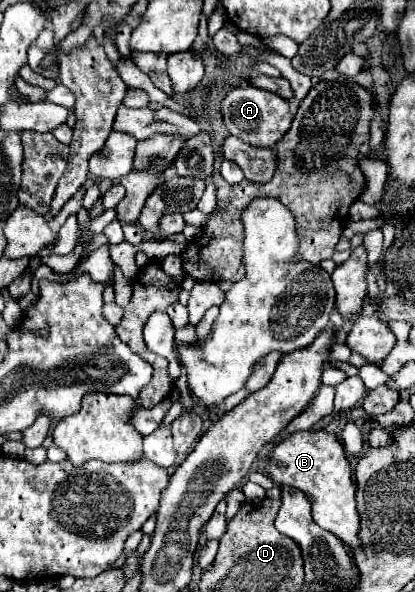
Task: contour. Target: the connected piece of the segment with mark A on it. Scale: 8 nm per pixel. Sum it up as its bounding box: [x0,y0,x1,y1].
[221,87,293,149]

